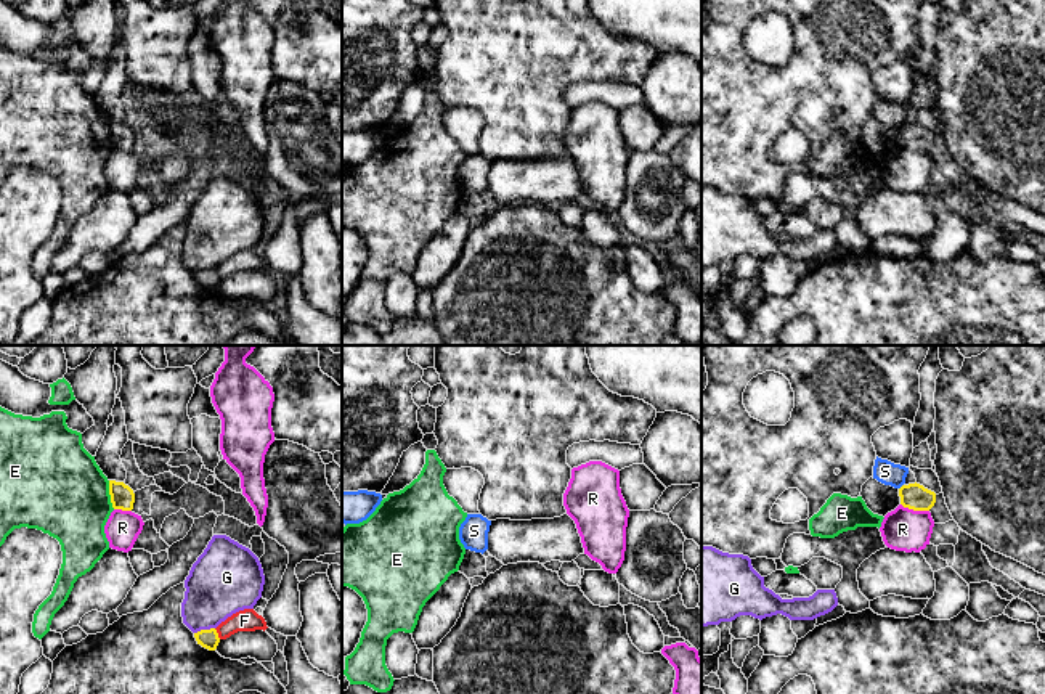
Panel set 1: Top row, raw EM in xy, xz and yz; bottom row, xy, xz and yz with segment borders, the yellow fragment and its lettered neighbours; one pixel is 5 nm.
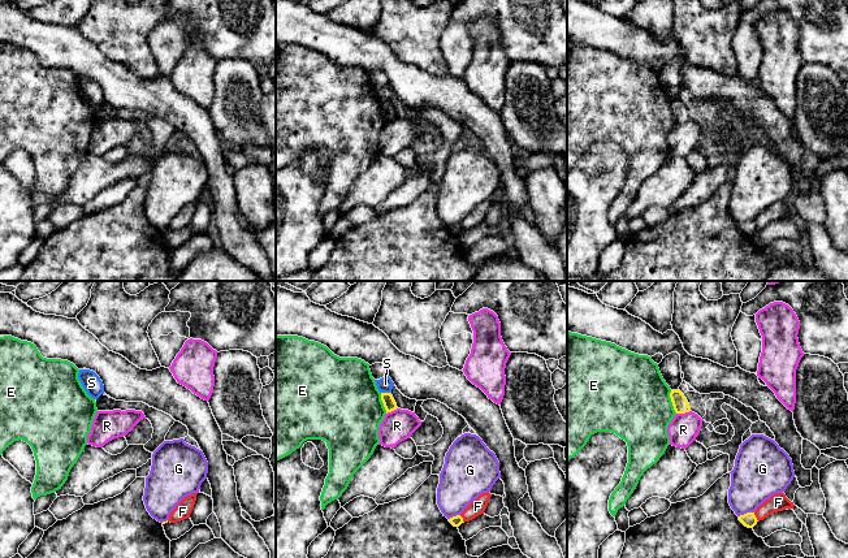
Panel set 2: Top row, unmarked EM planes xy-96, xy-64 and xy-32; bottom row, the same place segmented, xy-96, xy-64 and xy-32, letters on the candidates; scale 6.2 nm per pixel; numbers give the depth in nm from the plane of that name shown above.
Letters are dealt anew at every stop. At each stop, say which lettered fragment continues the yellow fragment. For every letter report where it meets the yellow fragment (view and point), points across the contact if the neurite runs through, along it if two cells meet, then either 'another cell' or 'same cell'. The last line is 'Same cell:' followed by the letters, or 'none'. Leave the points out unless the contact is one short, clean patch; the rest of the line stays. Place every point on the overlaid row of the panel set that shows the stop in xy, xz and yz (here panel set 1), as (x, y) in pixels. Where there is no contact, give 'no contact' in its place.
E: xy (109, 493) | another cell
F: xy (217, 633) | another cell
G: xy (204, 630) | another cell
R: yz (915, 510) | another cell
S: yz (901, 487) | along yz (902, 484), (899, 489) | another cell
Same cell: none

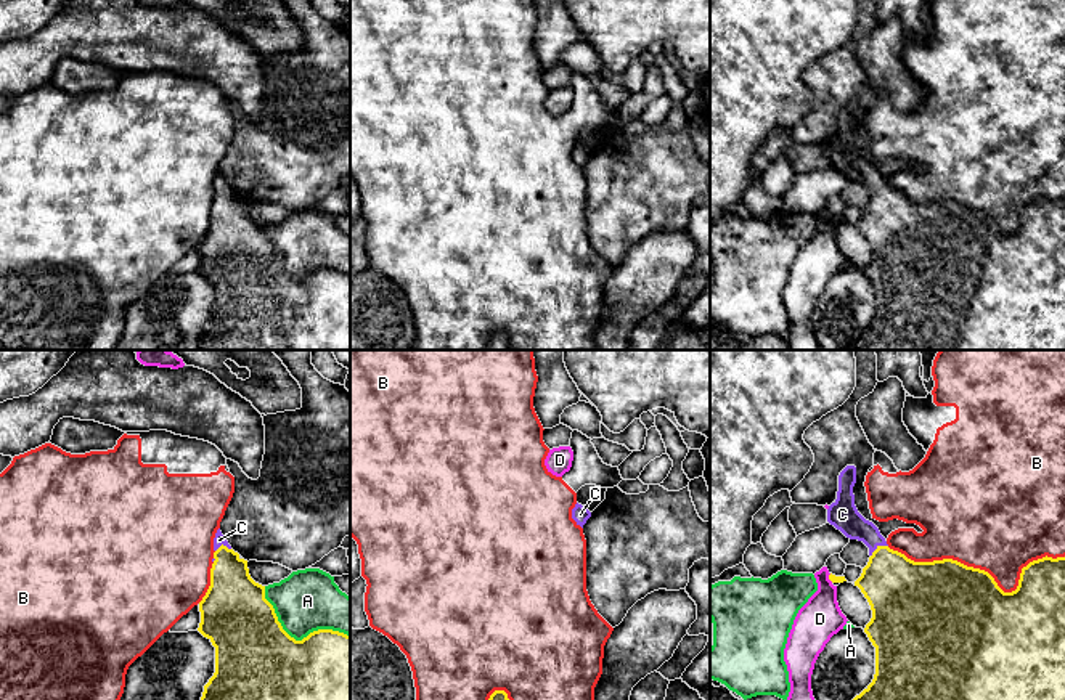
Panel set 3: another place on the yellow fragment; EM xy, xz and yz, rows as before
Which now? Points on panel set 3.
A: xy (294, 639) | another cell
B: yz (983, 570) | another cell
C: yz (877, 548) | across yz (900, 591), (890, 581), (877, 548), (842, 514) | same cell
D: yz (829, 578) | another cell
Same cell: C

